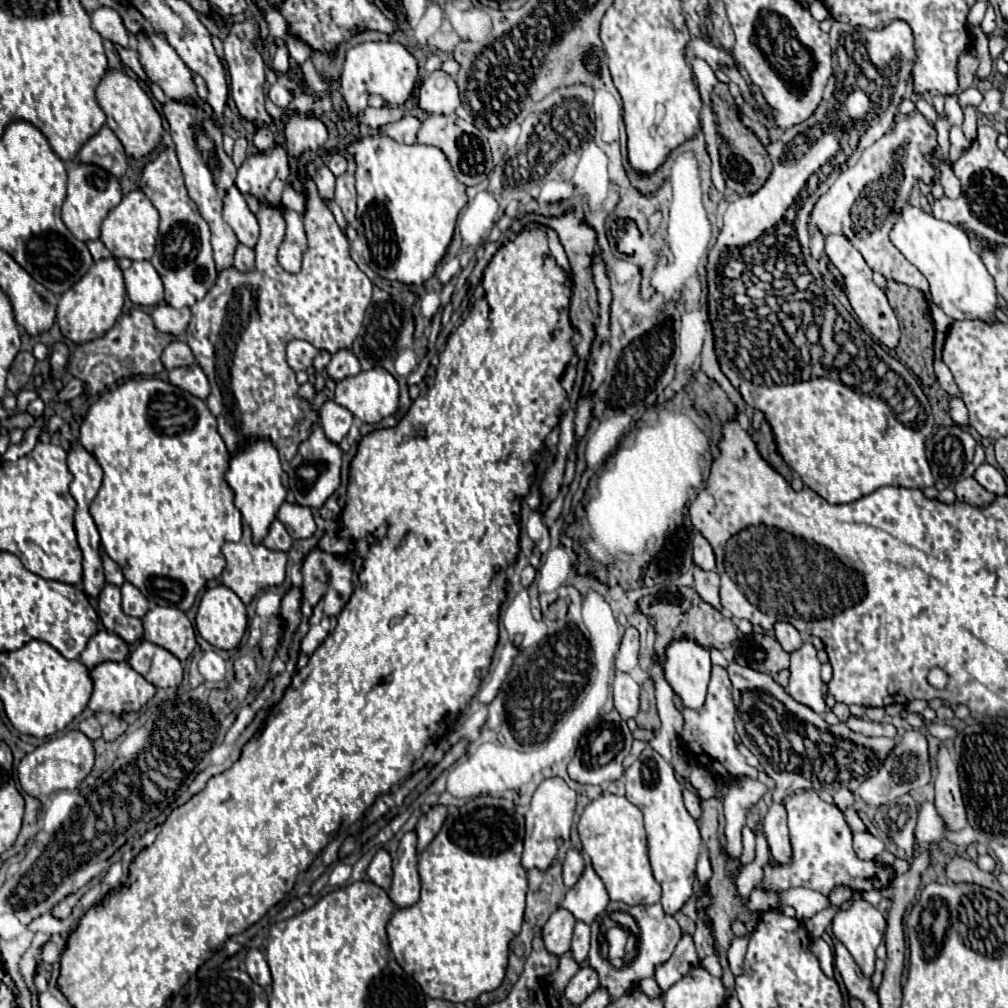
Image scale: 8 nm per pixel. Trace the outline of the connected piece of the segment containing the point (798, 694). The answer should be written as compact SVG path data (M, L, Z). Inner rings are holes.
M804 641L800 649L790 653L790 685L788 693L798 701L814 709L816 713L824 713L826 703L822 695L822 679L820 679L820 661L818 651L810 641Z

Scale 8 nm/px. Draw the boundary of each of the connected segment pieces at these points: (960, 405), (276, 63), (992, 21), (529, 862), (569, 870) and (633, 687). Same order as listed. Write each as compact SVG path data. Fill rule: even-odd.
M950 397L950 417L956 425L962 425L962 427L968 425L968 411L960 397Z
M282 47L282 49L276 51L276 55L272 59L272 69L276 73L284 73L284 75L288 73L288 49L286 47Z
M991 5L988 6L984 20L981 22L980 26L987 36L990 36L996 29L996 15L994 8Z
M562 777L544 779L532 795L530 807L524 813L526 817L526 835L524 835L524 853L522 867L524 869L548 869L552 859L558 853L558 845L570 838L572 817L576 809L576 791L566 785Z
M568 849L566 851L566 857L564 857L564 885L570 889L576 881L578 881L578 877L582 875L582 869L584 869L584 859L582 859L582 855L576 851L576 849Z
M616 671L612 689L614 689L614 707L616 707L616 711L618 711L624 719L636 717L636 713L638 713L640 685L638 685L628 673Z

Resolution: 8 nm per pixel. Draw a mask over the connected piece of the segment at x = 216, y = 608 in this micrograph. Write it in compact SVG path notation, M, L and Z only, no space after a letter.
M226 585L206 589L200 599L198 633L218 649L236 649L248 625L246 605Z

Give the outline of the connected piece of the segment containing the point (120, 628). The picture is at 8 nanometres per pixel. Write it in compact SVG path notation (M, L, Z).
M106 583L98 595L98 615L104 627L118 633L130 645L142 637L142 619L130 617L120 607L120 587Z

